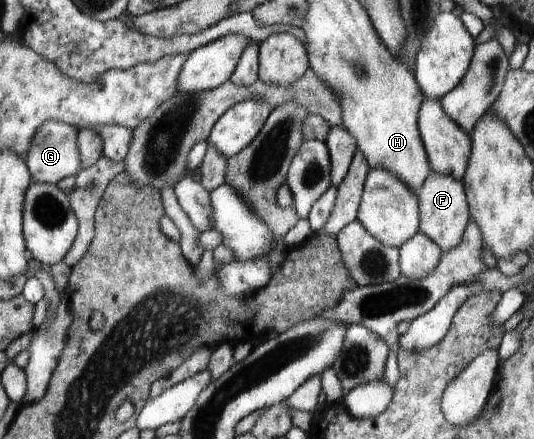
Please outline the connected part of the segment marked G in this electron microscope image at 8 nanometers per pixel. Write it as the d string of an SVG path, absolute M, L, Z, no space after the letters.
M47 121L39 127L37 133L31 139L29 151L27 151L27 161L32 179L42 184L57 184L58 181L69 177L76 176L81 170L81 159L77 151L77 133L78 128L67 125L61 121Z

